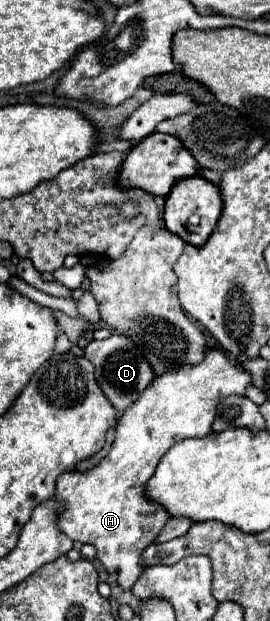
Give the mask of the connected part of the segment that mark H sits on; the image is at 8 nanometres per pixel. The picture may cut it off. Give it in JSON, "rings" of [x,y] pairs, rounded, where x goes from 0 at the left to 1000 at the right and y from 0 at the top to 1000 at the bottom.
{"rings":[[[767,562],[744,585],[722,591],[663,591],[611,597],[604,604],[581,604],[559,614],[559,623],[515,636],[500,646],[500,655],[478,655],[433,678],[426,688],[426,713],[411,717],[404,733],[352,749],[330,758],[241,758],[211,771],[211,797],[204,804],[241,810],[241,823],[219,833],[219,852],[248,858],[285,874],[330,874],[359,884],[359,897],[389,910],[404,923],[433,919],[433,939],[456,948],[485,948],[493,939],[515,932],[530,913],[515,910],[515,897],[530,884],[559,874],[574,874],[574,865],[604,852],[604,845],[626,839],[619,823],[596,816],[552,810],[537,804],[537,778],[574,762],[581,746],[596,736],[663,710],[700,704],[759,704],[781,697],[781,684],[804,668],[804,652],[841,636],[907,636],[907,626],[937,617],[937,607],[900,588],[863,581],[848,572],[833,572],[811,562]]]}

